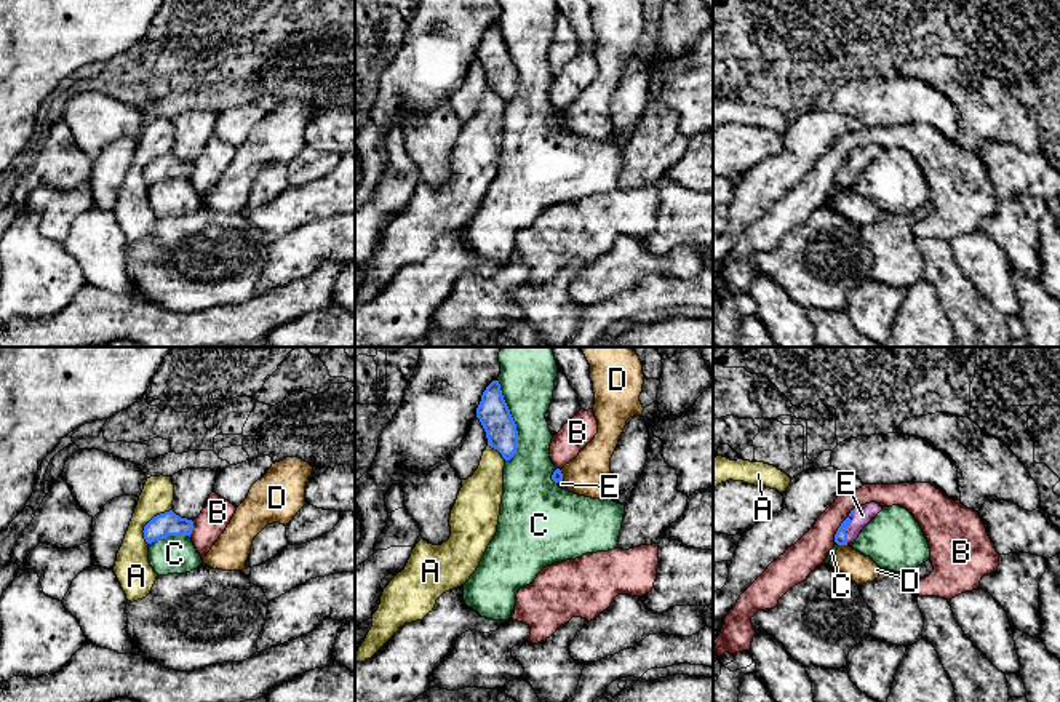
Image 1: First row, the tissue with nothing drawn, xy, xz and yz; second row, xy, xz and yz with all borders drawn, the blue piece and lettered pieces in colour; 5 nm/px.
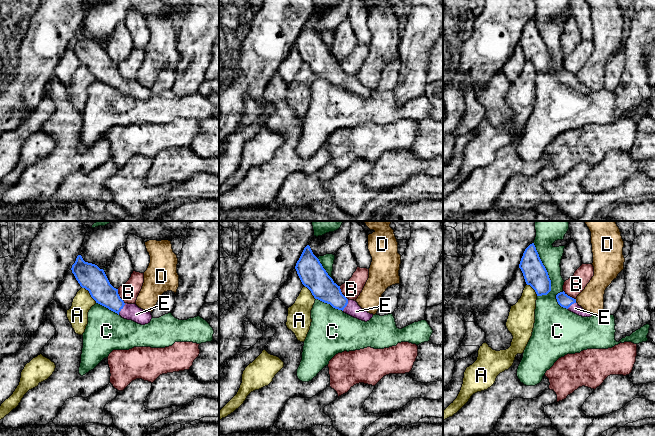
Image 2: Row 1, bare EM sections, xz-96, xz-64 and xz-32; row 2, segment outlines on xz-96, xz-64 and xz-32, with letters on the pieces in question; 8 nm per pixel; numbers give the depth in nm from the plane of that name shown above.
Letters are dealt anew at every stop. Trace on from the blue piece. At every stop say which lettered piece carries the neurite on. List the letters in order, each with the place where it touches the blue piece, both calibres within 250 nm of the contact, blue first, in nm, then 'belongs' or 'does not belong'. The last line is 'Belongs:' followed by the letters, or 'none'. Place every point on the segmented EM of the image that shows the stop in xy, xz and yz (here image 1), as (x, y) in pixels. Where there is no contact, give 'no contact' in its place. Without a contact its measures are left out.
A: xy (147, 523) | 120/180 nm | does not belong
B: yz (840, 526) | 60/170 nm | does not belong
C: xz (514, 421) | 160/280 nm | does not belong
D: yz (843, 544) | 60/140 nm | does not belong
E: yz (846, 526) | 60/100 nm | belongs
Belongs: E

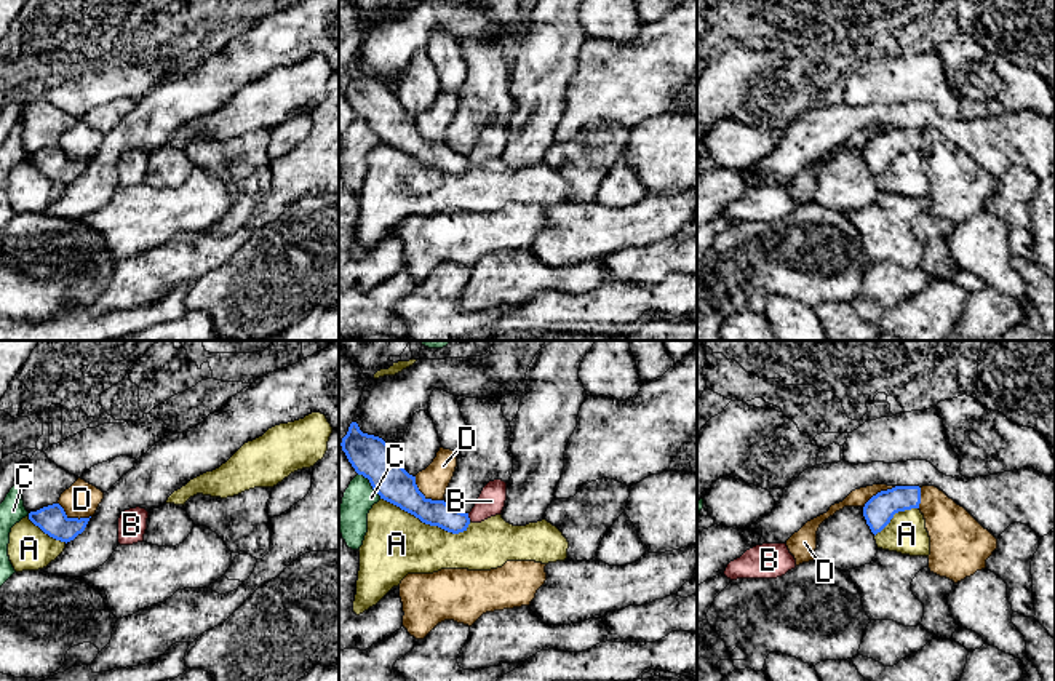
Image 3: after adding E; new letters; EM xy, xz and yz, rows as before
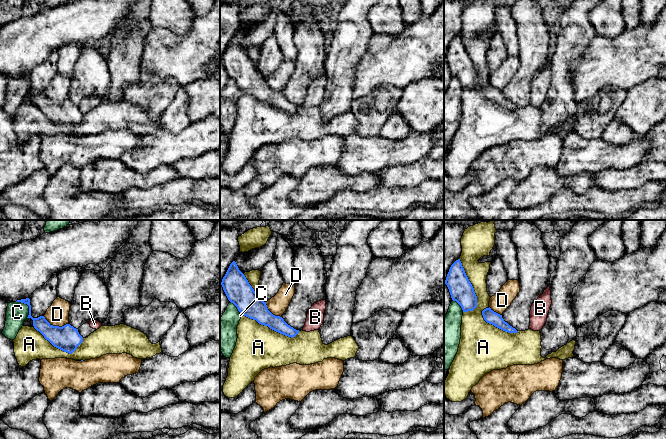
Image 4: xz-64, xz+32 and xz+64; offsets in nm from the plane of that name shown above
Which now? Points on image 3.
A: xz (425, 523) | 180/320 nm | does not belong
B: xz (467, 517) | 130/140 nm | does not belong
C: xz (371, 485) | 200/170 nm | does not belong
D: xz (424, 496) | 190/150 nm | does not belong
Belongs: none

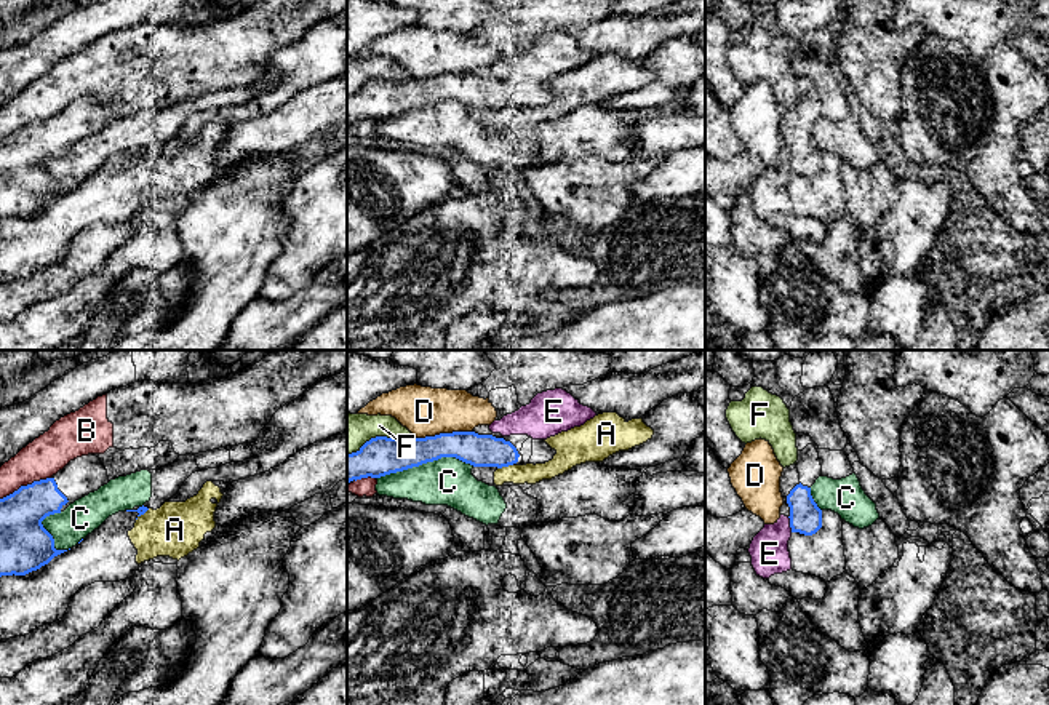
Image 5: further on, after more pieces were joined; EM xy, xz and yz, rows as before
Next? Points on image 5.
A: xz (504, 466) | 160/100 nm | does not belong
B: xy (24, 486) | 220/200 nm | does not belong
C: xz (424, 462) | 200/240 nm | does not belong
D: xz (442, 434) | 170/240 nm | does not belong
E: yz (790, 525) | 160/190 nm | does not belong
F: xz (381, 437) | 200/190 nm | does not belong
Belongs: none

